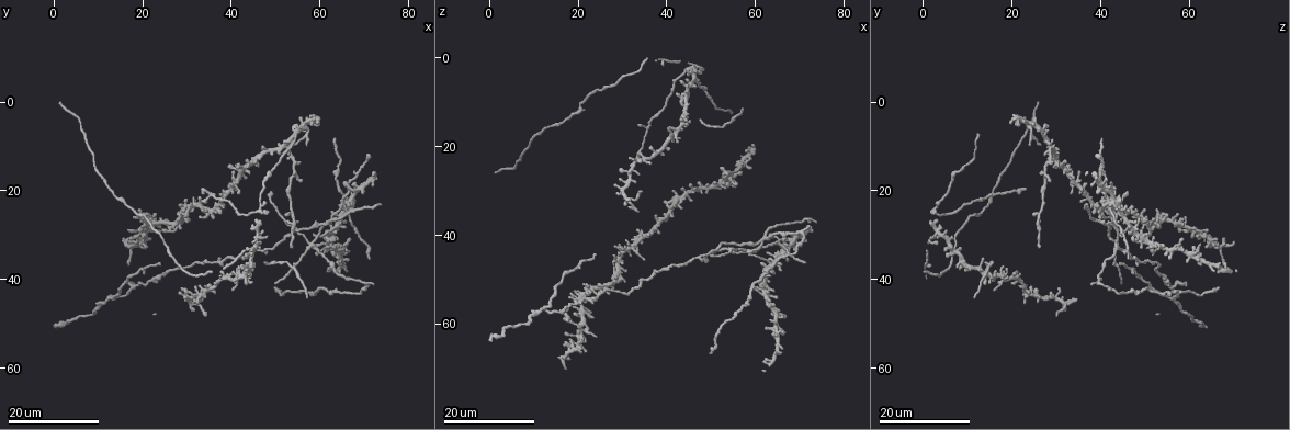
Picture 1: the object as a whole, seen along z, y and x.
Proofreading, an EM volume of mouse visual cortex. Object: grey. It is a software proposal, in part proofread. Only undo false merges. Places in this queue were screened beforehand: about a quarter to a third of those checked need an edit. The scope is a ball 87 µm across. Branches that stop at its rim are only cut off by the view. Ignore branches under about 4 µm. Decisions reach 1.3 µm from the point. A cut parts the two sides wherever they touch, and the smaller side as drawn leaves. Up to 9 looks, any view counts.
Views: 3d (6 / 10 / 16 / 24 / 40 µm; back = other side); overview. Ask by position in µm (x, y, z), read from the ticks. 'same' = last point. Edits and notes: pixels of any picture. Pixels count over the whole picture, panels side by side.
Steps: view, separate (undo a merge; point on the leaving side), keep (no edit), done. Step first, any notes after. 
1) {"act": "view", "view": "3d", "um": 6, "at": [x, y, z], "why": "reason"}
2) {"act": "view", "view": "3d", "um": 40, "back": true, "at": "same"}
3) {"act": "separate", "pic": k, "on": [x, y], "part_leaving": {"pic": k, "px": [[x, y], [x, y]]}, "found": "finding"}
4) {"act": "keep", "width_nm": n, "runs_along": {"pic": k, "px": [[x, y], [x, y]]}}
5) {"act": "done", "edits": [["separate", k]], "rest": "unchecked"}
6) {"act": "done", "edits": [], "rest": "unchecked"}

{"act": "view", "view": "3d", "um": 24, "at": [54.0, 27.0, 26.0], "why": "side arm on a straight run"}

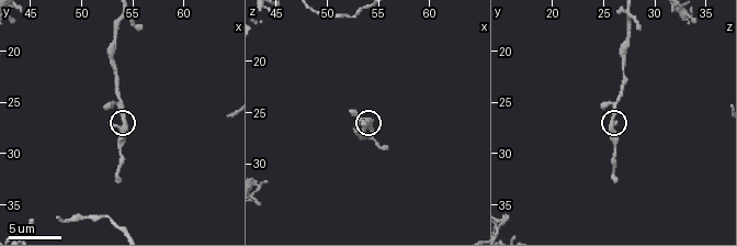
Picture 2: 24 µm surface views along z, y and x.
{"act": "view", "view": "3d", "um": 6, "at": [54.0, 27.0, 26.0]}

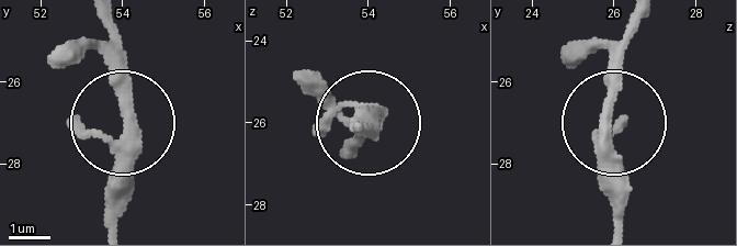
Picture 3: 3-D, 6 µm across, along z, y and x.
{"act": "view", "view": "3d", "um": 6, "back": true, "at": [54.15, 26.85, 25.85]}

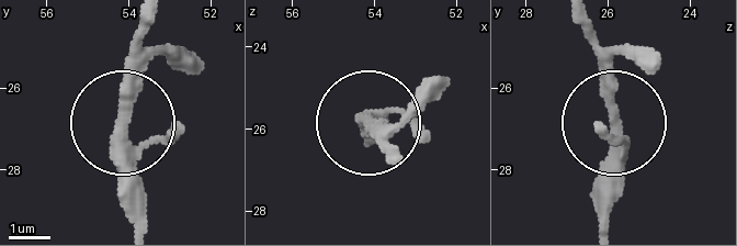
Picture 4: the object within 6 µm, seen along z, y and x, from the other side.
{"act": "keep", "width_nm": 280, "runs_along": {"pic": 4, "px": [[145, 19], [117, 134], [132, 219]]}, "found": "continuous, no second cell"}

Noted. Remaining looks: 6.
{"act": "view", "view": "3d", "um": 24, "at": [53.0, 10.5, 28.5], "why": "four or more arms meet"}

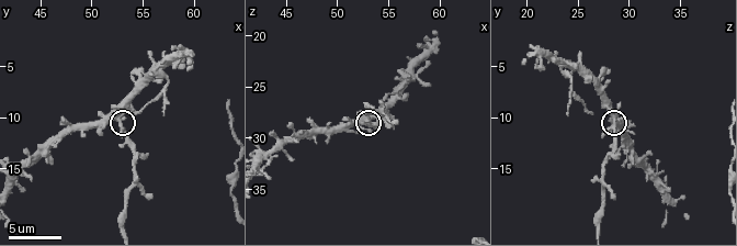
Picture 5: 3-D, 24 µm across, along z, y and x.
{"act": "view", "view": "3d", "um": 10, "at": [52.6, 10.0, 28.8], "why": "closer look"}

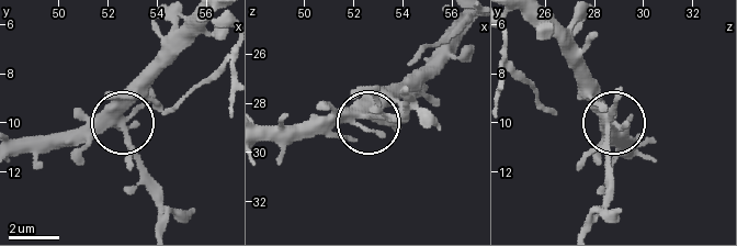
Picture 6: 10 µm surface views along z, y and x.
{"act": "keep", "arms": 4, "runs_along": {"pic": 6, "px": [[264, 135], [347, 135], [372, 116], [407, 116]]}, "found": "all the same cell"}

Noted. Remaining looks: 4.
{"act": "view", "view": "3d", "um": 16, "at": [58.5, 32.0, 44.0], "why": "four-way junction"}

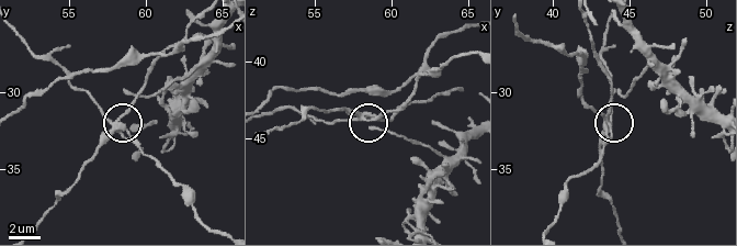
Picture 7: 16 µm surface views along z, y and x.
{"act": "view", "view": "3d", "um": 6, "at": [58.0, 32.2, 43.6]}

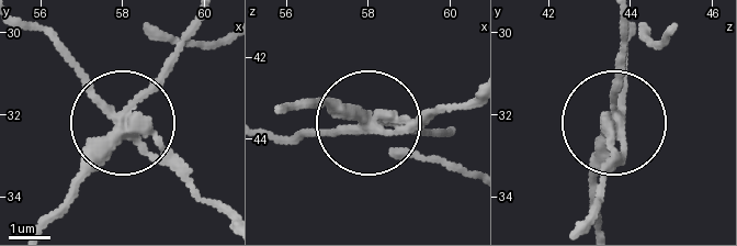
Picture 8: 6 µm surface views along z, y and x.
{"act": "separate", "pic": 8, "on": [88, 175], "arms": 4, "part_leaving": {"pic": 8, "px": [[127, 121], [190, 20]]}, "found": "two cells meet here"}

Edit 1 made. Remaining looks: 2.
{"act": "done", "edits": [["separate", 8]], "rest": "unchecked"}

